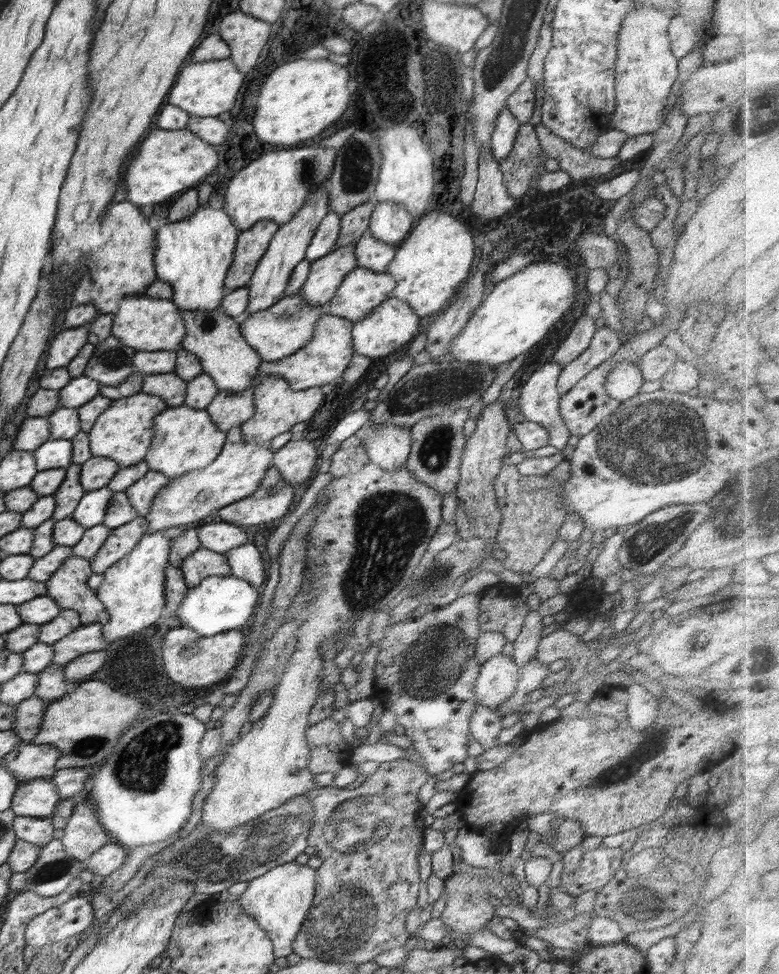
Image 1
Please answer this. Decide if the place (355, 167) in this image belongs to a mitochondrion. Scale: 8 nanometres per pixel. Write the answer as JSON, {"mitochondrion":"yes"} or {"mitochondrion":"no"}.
{"mitochondrion":"yes"}

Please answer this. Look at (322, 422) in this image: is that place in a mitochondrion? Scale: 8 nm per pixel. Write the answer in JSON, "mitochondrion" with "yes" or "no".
{"mitochondrion":"yes"}

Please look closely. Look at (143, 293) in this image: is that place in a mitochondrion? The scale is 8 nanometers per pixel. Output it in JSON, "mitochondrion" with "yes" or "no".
{"mitochondrion":"no"}

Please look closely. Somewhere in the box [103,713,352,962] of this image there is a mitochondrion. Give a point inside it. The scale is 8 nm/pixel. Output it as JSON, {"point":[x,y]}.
{"point":[142,766]}

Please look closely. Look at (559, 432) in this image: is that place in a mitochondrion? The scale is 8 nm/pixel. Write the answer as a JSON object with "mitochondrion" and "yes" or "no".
{"mitochondrion":"no"}

